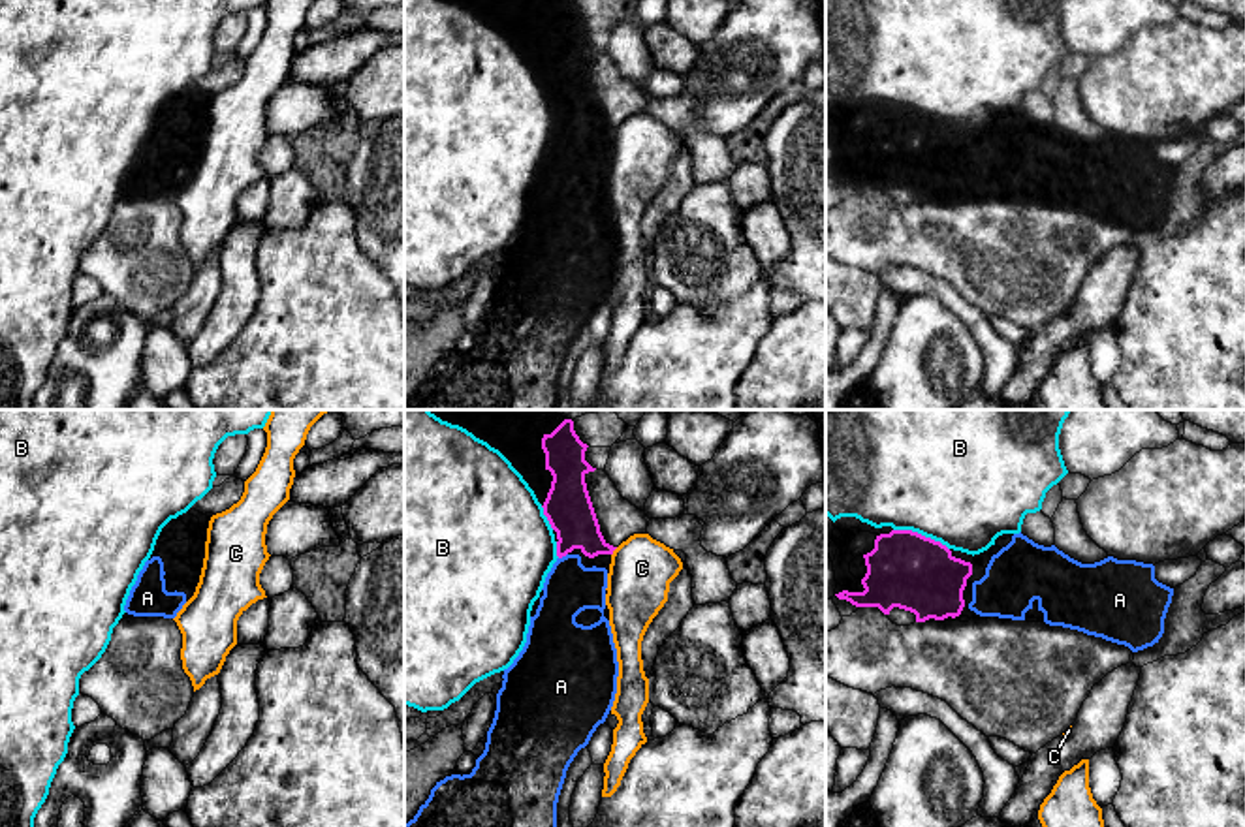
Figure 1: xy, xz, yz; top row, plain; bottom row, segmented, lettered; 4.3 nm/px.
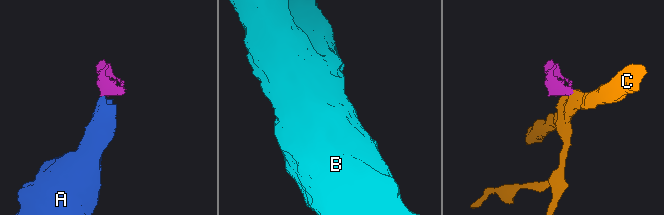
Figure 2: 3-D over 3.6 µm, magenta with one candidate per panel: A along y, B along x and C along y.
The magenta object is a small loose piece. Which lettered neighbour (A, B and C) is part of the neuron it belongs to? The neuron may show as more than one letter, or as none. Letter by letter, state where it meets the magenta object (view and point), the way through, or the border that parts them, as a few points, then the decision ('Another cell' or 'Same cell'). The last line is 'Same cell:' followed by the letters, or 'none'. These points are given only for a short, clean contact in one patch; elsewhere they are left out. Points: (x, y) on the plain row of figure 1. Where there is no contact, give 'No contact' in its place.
A: Touches magenta at xz (563, 134). Path across: xz (568, 87), (568, 119), (563, 134), (568, 145), (570, 166). Same cell
B: Touches magenta at yz (920, 113). Another cell
C: Touches magenta at xz (614, 128). Boundary: xz (617, 126), (612, 134). Another cell
Same cell: A

